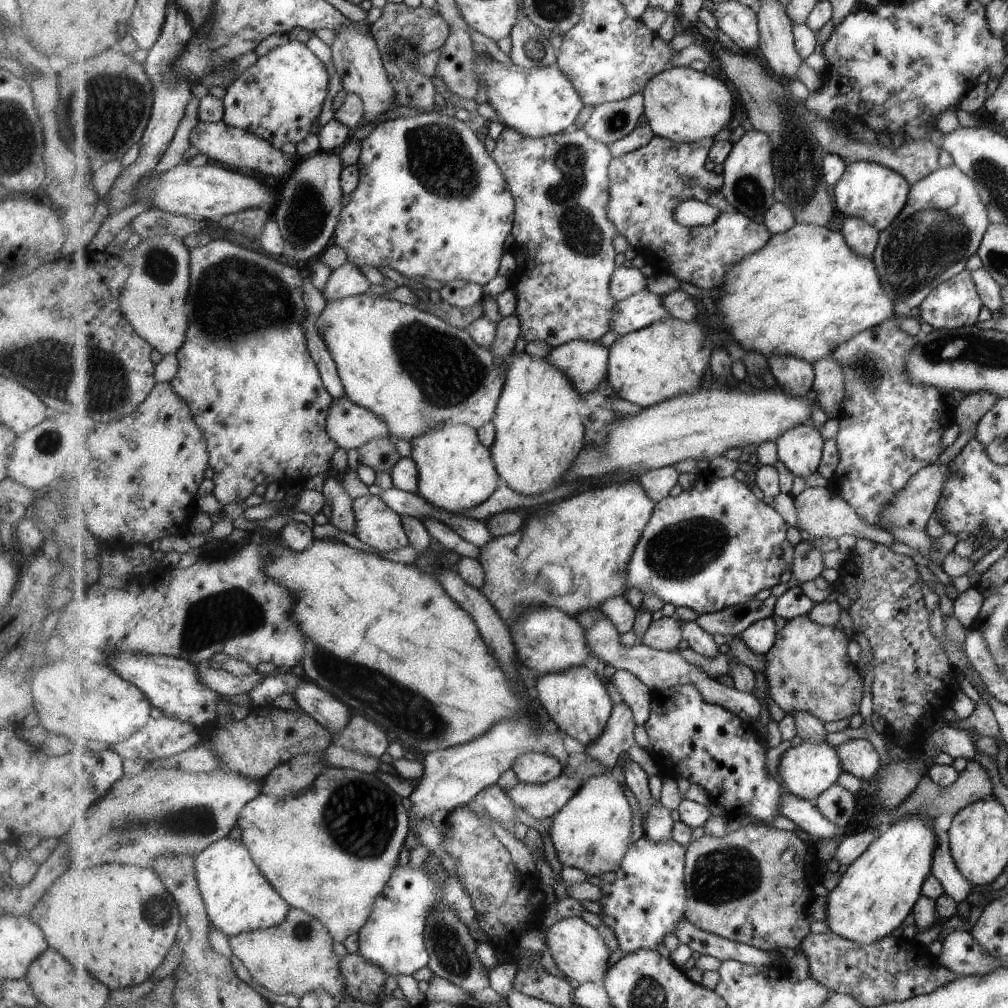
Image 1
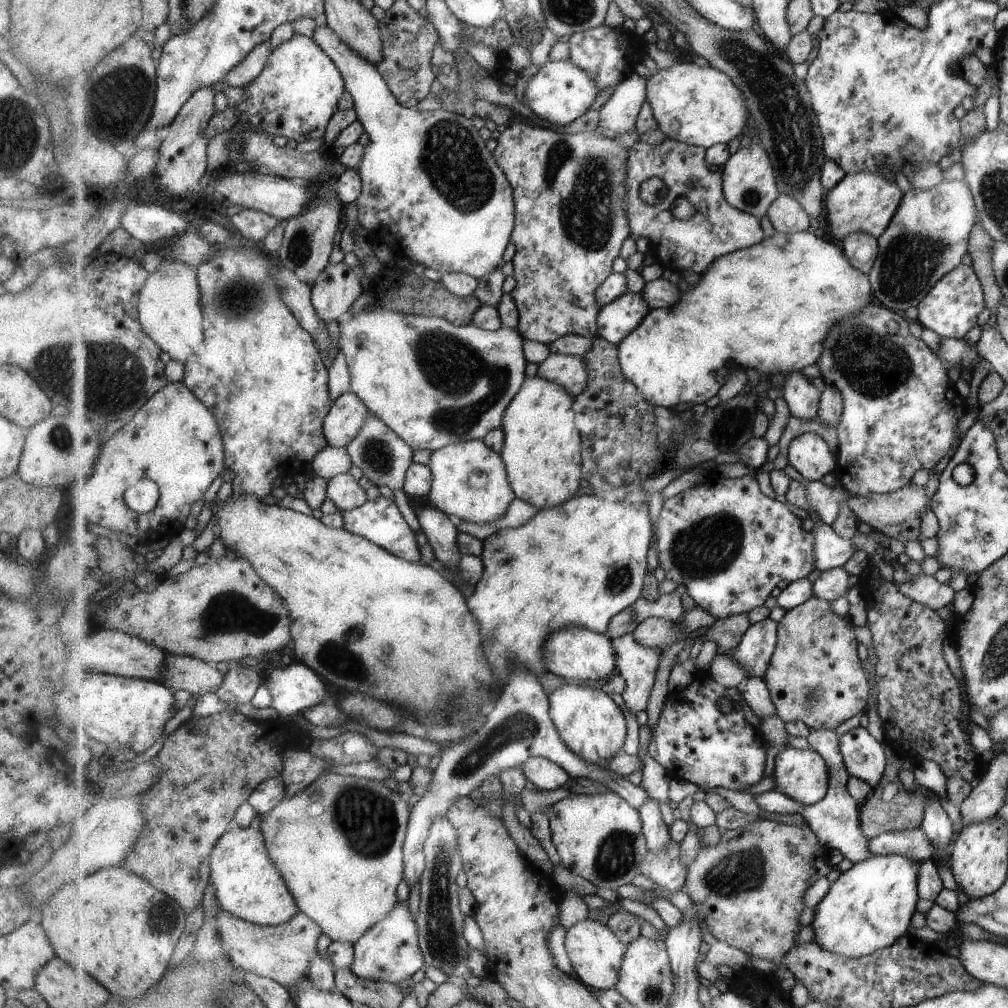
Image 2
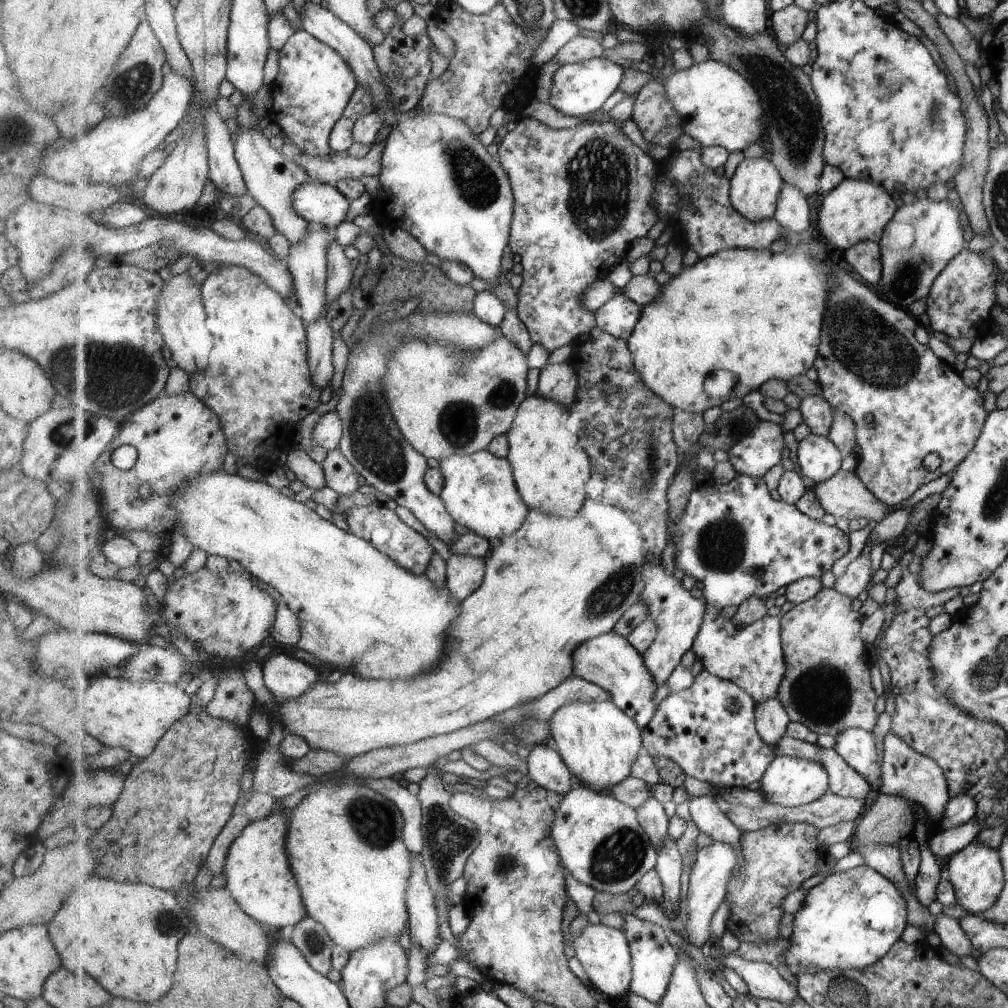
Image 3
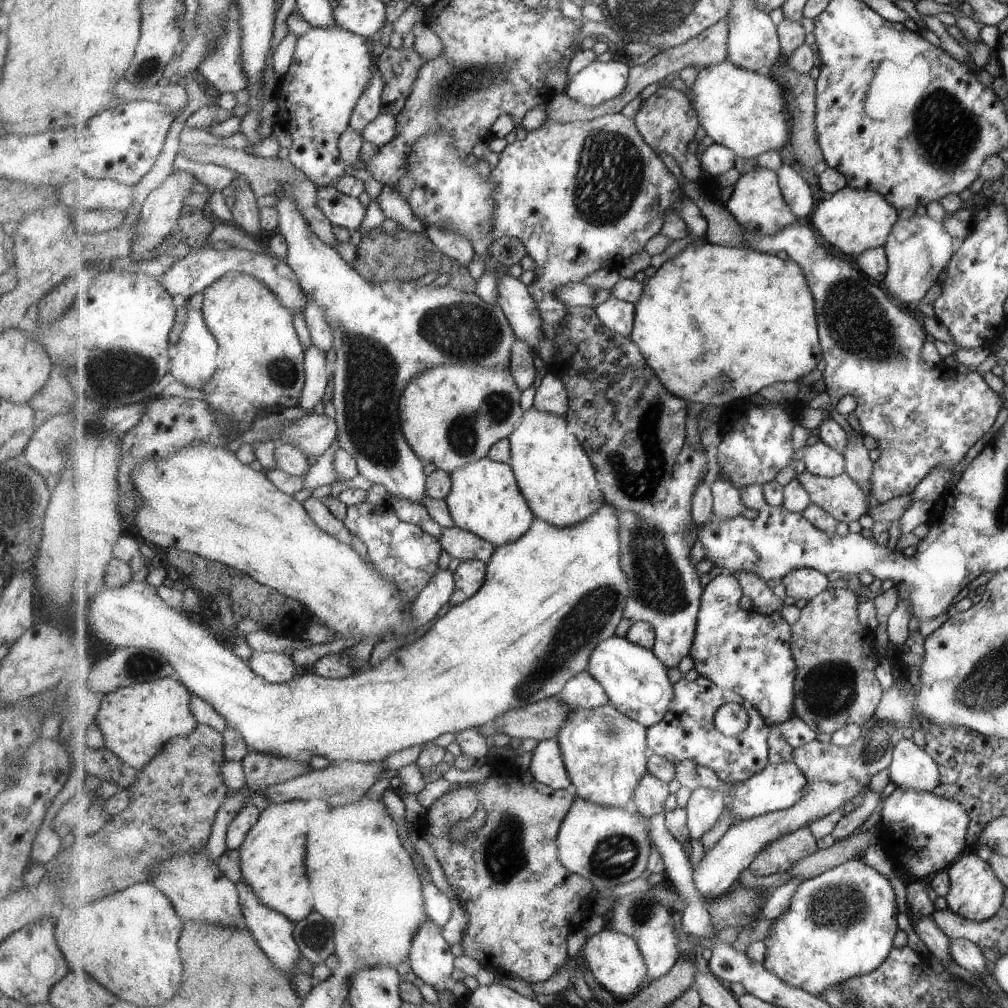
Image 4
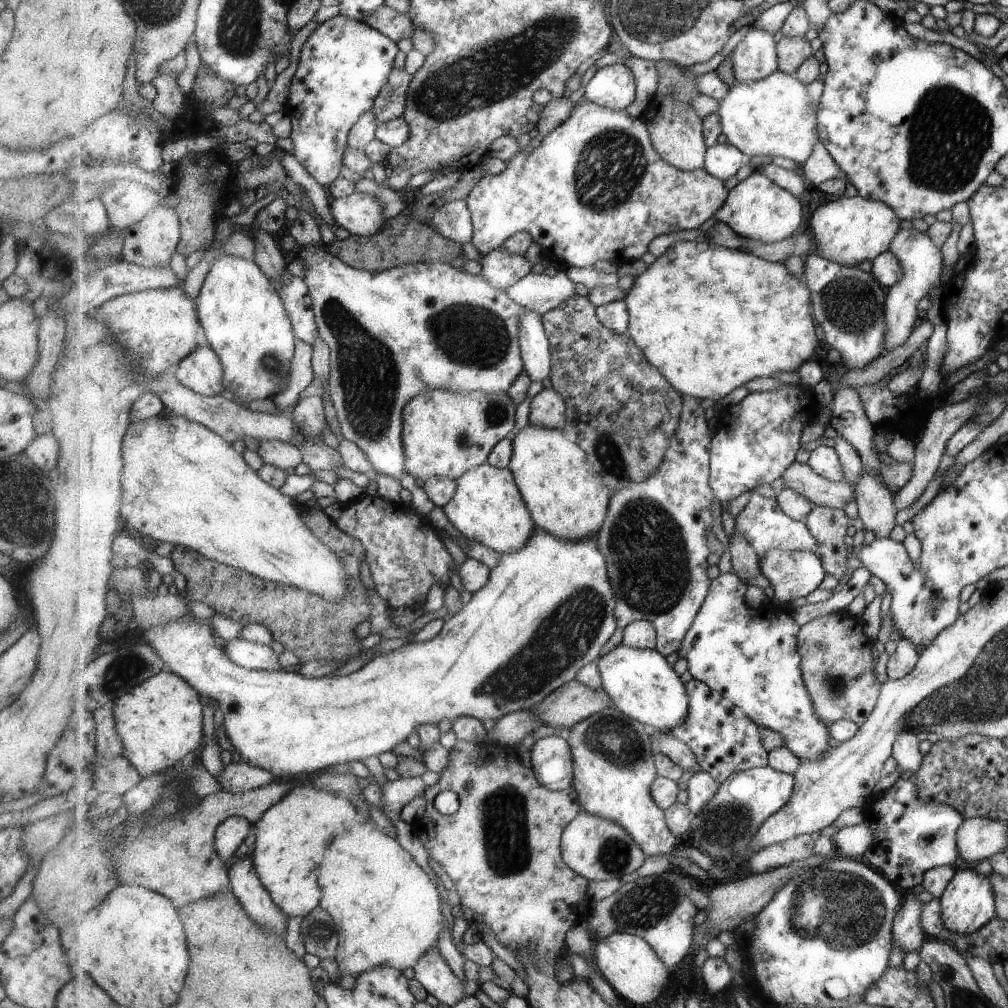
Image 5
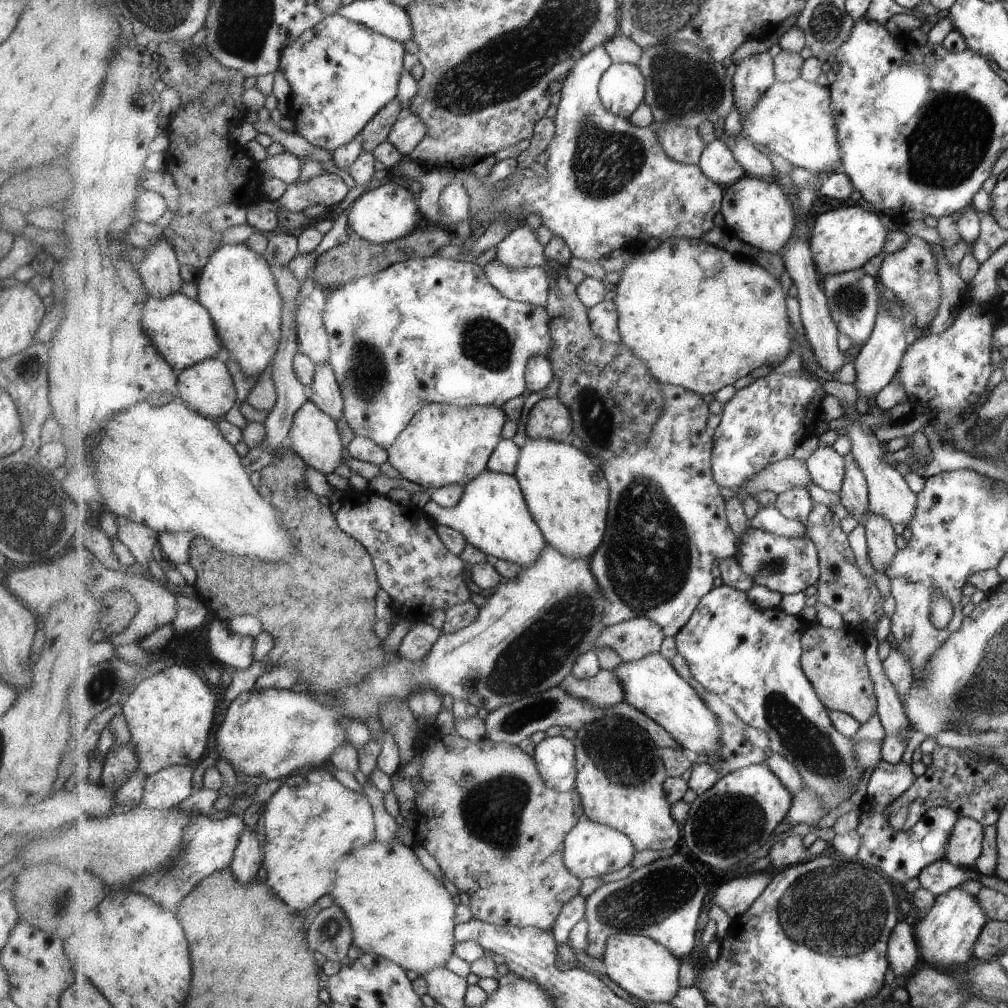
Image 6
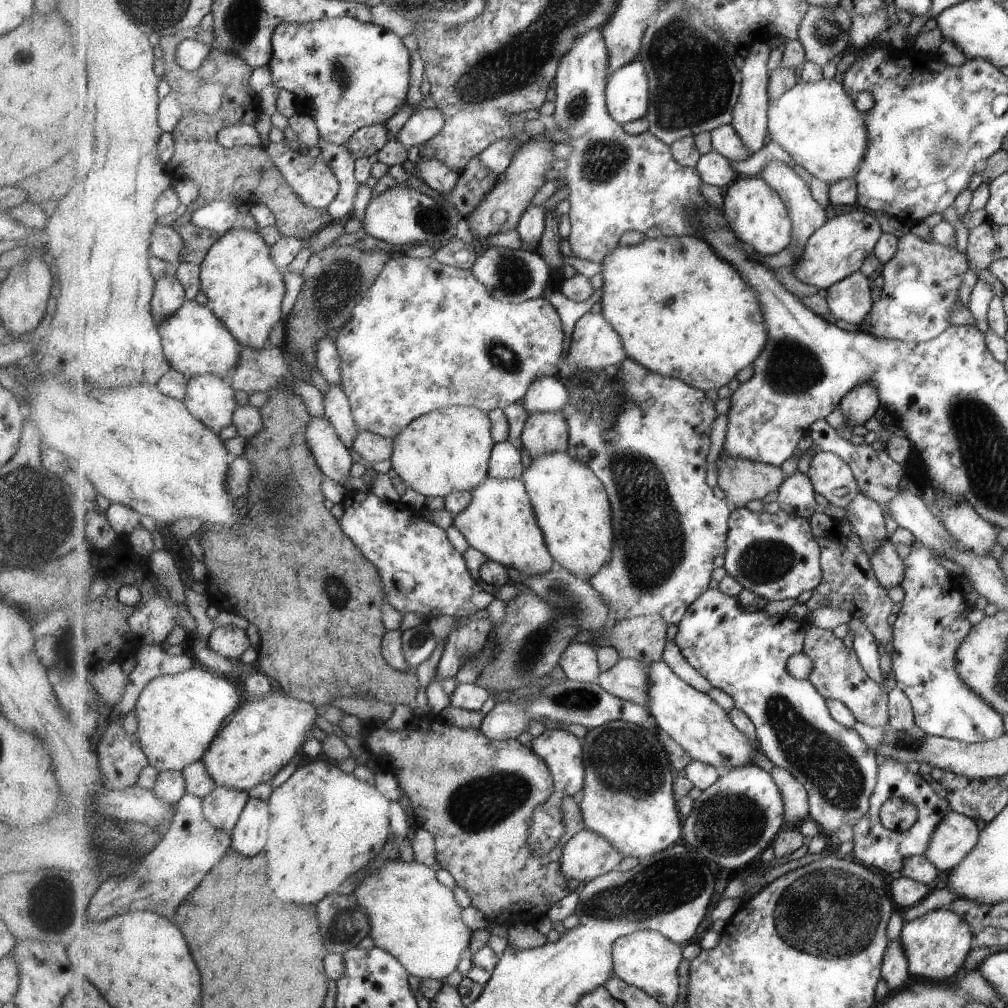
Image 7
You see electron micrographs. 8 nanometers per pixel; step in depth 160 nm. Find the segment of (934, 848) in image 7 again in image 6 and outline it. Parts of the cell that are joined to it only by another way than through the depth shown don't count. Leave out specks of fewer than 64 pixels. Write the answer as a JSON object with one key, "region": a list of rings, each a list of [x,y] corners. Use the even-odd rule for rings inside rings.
{"region":[[[958,817],[951,828],[941,859],[960,868],[973,868],[981,854],[982,836],[983,828],[978,821]]]}

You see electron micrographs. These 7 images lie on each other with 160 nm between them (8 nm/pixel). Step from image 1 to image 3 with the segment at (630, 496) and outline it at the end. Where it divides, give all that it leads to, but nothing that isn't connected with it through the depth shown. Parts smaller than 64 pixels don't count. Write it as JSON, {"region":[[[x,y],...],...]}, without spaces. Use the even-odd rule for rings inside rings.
{"region":[[[591,497],[586,500],[583,508],[579,511],[579,516],[575,516],[573,520],[530,509],[530,514],[527,515],[525,524],[517,532],[509,536],[490,539],[491,548],[486,556],[486,579],[478,591],[475,591],[462,602],[462,611],[458,614],[458,618],[454,620],[454,623],[450,624],[450,639],[448,640],[446,657],[435,672],[429,672],[429,674],[423,674],[423,676],[415,676],[415,678],[373,680],[373,682],[371,680],[363,680],[363,678],[355,678],[351,672],[345,674],[335,684],[329,684],[322,679],[311,690],[299,696],[299,698],[279,700],[278,713],[276,714],[279,726],[275,726],[273,720],[269,718],[269,722],[272,724],[272,732],[273,730],[281,730],[284,737],[287,734],[294,734],[305,741],[311,749],[336,752],[350,760],[353,757],[367,754],[375,749],[410,745],[434,736],[452,733],[463,727],[486,721],[491,716],[498,715],[499,712],[508,711],[514,706],[540,699],[574,674],[574,652],[582,642],[605,633],[610,633],[615,628],[615,624],[621,620],[621,616],[635,602],[640,600],[643,589],[646,587],[646,580],[642,575],[642,568],[646,563],[646,541],[643,538],[645,530],[643,526],[631,518],[628,512],[611,505],[595,502]]]}

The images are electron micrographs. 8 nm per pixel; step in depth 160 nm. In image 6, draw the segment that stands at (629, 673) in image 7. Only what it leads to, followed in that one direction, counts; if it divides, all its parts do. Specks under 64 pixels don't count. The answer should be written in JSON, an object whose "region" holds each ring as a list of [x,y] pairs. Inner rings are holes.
{"region":[[[602,669],[597,676],[589,679],[571,674],[559,683],[559,688],[603,710],[625,701],[625,690],[613,670]]]}

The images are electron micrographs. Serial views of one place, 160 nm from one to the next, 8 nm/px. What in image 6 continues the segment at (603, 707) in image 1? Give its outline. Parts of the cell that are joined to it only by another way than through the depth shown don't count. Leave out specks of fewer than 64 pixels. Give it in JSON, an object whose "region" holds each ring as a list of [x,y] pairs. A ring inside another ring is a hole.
{"region":[[[607,714],[591,724],[584,725],[573,739],[576,746],[578,761],[578,780],[576,789],[582,797],[585,815],[594,822],[609,826],[623,832],[635,844],[635,850],[652,851],[663,849],[670,852],[681,840],[682,825],[672,813],[672,805],[667,800],[667,792],[663,784],[669,777],[666,764],[663,762],[662,749],[652,740],[650,733],[633,720]]]}

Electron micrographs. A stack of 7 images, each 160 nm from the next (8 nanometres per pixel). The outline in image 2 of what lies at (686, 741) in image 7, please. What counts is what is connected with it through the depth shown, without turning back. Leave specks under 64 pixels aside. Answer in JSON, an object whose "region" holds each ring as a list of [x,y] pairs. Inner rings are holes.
{"region":[[[568,626],[555,632],[545,643],[544,661],[548,670],[560,677],[571,680],[605,680],[609,682],[618,671],[616,650],[609,634],[598,633],[591,629]]]}

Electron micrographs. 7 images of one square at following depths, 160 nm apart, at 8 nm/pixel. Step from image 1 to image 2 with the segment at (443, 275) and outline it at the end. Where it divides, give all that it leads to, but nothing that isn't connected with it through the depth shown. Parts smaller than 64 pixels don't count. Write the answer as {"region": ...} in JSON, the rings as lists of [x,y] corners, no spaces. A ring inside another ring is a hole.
{"region":[[[328,24],[325,26],[316,27],[313,40],[321,45],[321,48],[338,64],[339,70],[342,72],[346,80],[346,90],[352,94],[355,99],[356,109],[358,112],[358,119],[364,124],[364,129],[368,133],[369,142],[366,146],[366,151],[360,164],[360,175],[362,176],[363,192],[357,200],[358,209],[360,210],[360,224],[367,230],[368,238],[375,237],[376,232],[381,236],[381,242],[389,245],[393,251],[405,254],[417,263],[423,264],[425,267],[433,268],[441,272],[443,275],[450,272],[462,272],[470,274],[475,278],[483,278],[486,274],[493,272],[496,268],[500,268],[503,264],[503,254],[511,243],[512,232],[516,225],[516,200],[514,197],[514,188],[510,183],[509,177],[503,170],[502,165],[495,160],[494,153],[489,152],[485,140],[481,138],[479,129],[475,128],[473,120],[459,113],[452,113],[445,111],[443,108],[434,111],[421,111],[416,107],[403,106],[394,92],[389,88],[387,81],[379,72],[375,63],[368,61],[364,56],[361,56],[351,45],[340,38],[339,34],[335,32]]]}

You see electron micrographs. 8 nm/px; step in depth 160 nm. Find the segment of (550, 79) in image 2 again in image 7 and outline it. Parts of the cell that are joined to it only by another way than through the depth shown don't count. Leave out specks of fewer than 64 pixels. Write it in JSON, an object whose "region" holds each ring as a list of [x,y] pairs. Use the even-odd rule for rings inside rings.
{"region":[[[637,59],[615,70],[606,84],[611,117],[625,125],[643,119],[651,105],[650,77],[646,65]]]}

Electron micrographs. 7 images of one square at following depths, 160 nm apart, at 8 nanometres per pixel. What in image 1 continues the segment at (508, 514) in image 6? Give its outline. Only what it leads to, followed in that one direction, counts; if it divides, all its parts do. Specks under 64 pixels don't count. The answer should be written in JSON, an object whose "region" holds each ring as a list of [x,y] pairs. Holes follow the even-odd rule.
{"region":[[[471,425],[431,429],[409,441],[409,444],[412,447],[411,457],[420,470],[419,494],[436,507],[459,513],[483,504],[497,490],[500,474],[492,450],[483,444],[478,430]]]}

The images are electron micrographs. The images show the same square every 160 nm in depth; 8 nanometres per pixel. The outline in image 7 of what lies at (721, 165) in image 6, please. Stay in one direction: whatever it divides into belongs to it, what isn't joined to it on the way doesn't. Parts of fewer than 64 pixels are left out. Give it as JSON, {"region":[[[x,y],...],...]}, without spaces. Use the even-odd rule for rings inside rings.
{"region":[[[712,149],[708,154],[703,154],[702,158],[699,160],[699,163],[696,167],[701,174],[702,180],[708,185],[715,185],[724,192],[734,181],[737,180],[740,176],[733,170],[729,158],[722,156],[719,152],[716,152]]]}

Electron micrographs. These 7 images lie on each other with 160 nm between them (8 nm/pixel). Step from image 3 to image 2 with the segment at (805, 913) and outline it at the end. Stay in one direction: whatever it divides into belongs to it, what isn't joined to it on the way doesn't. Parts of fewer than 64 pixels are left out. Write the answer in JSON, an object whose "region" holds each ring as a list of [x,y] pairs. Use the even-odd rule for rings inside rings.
{"region":[[[875,855],[870,859],[854,863],[829,887],[827,894],[816,904],[811,926],[817,942],[829,952],[858,959],[869,956],[879,949],[893,944],[909,926],[917,902],[919,863],[903,855]]]}

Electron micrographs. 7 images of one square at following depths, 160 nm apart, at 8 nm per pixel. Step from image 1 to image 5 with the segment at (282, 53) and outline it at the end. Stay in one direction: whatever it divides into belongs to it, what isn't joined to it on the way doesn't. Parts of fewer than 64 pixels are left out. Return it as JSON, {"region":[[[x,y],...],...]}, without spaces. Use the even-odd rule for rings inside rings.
{"region":[[[340,14],[321,23],[305,41],[284,111],[292,121],[292,155],[307,170],[309,180],[328,189],[341,177],[351,128],[358,124],[359,118],[374,108],[379,94],[388,85],[398,55],[399,46],[389,36],[367,25],[366,22],[351,20]]]}

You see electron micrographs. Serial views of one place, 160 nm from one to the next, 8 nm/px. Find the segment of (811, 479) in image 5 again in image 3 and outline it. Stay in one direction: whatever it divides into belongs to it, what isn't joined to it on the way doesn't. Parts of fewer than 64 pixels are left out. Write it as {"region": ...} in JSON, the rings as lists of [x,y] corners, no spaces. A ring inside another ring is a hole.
{"region":[[[840,470],[835,476],[829,480],[816,483],[813,488],[821,504],[825,510],[835,516],[835,518],[845,517],[849,521],[853,519],[866,518],[879,522],[883,514],[891,512],[889,506],[882,503],[871,490],[869,490],[865,483],[857,476],[855,471]]]}

